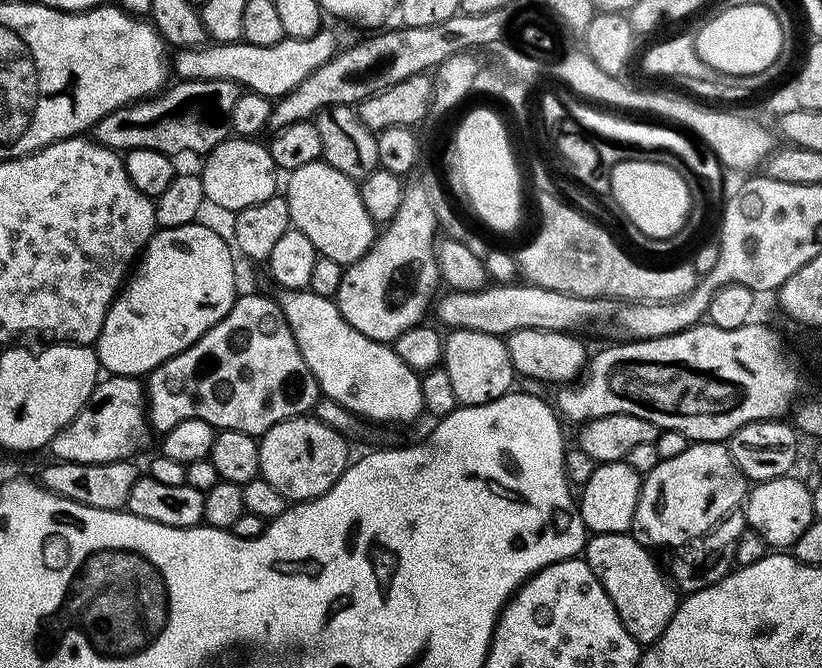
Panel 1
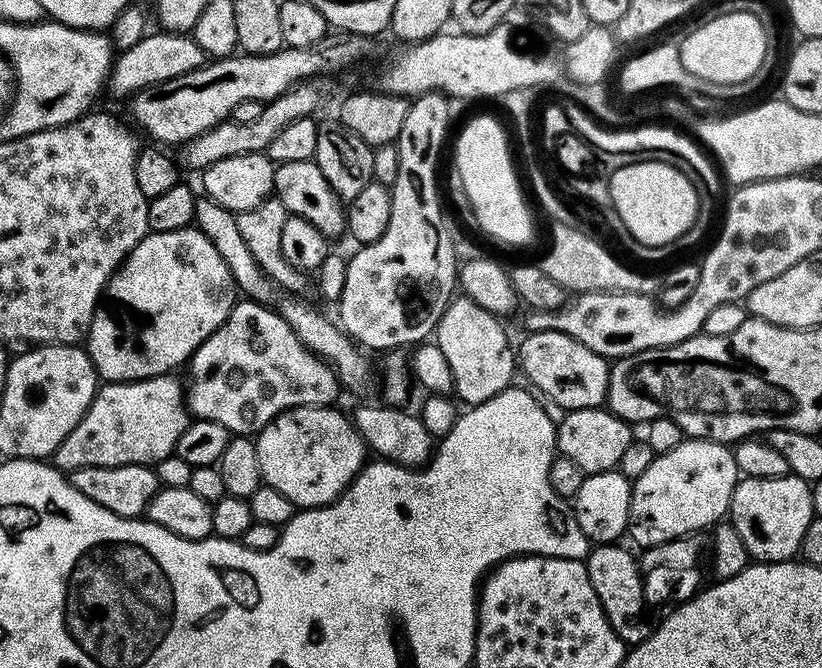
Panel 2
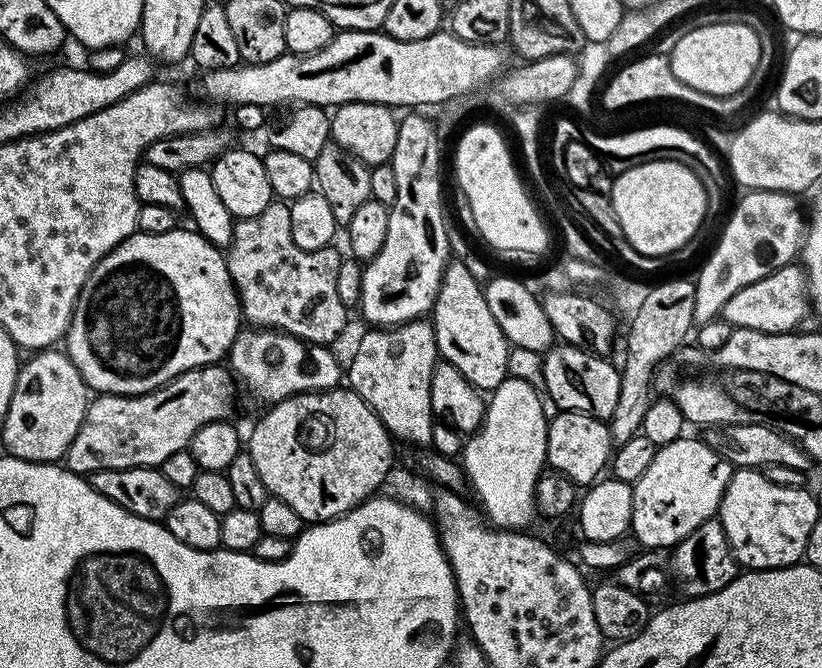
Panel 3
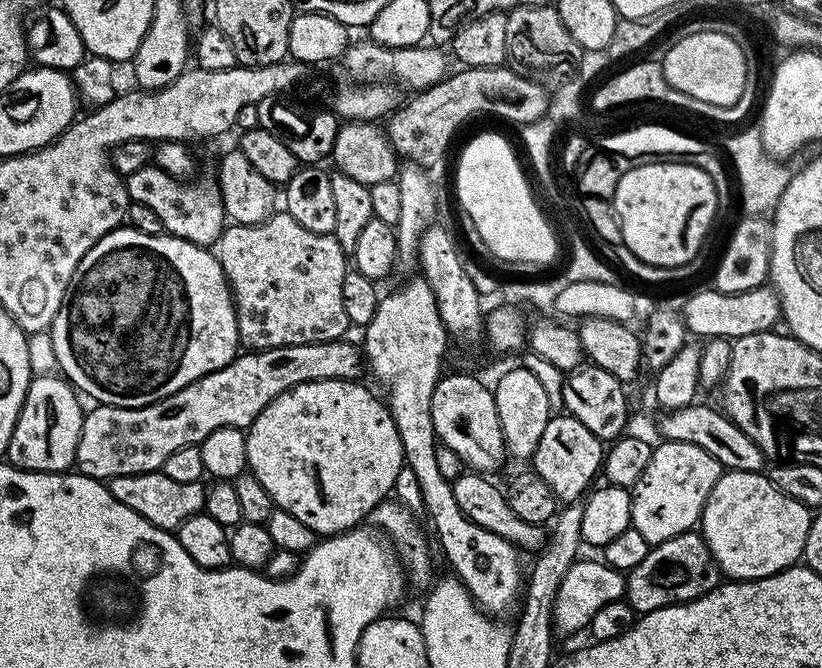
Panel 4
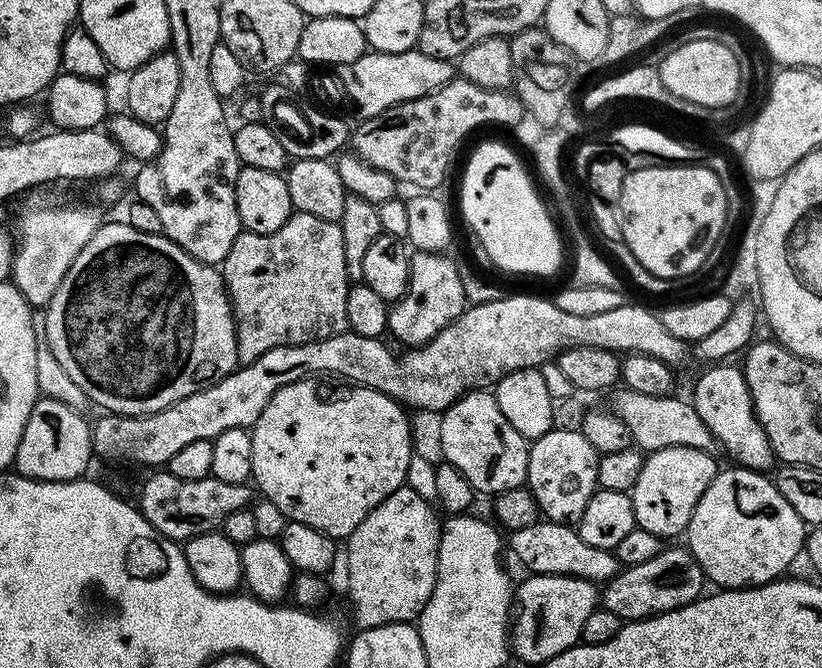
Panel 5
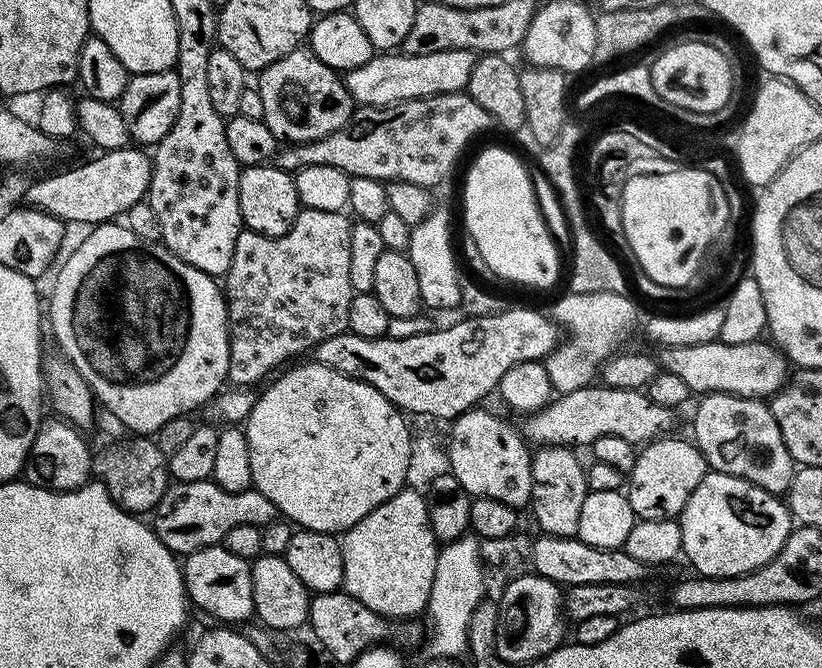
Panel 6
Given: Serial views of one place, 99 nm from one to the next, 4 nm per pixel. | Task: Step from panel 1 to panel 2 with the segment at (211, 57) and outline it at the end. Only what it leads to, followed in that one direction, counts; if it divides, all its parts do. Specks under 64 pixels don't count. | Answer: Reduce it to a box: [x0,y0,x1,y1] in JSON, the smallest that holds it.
[106,30,206,98]

